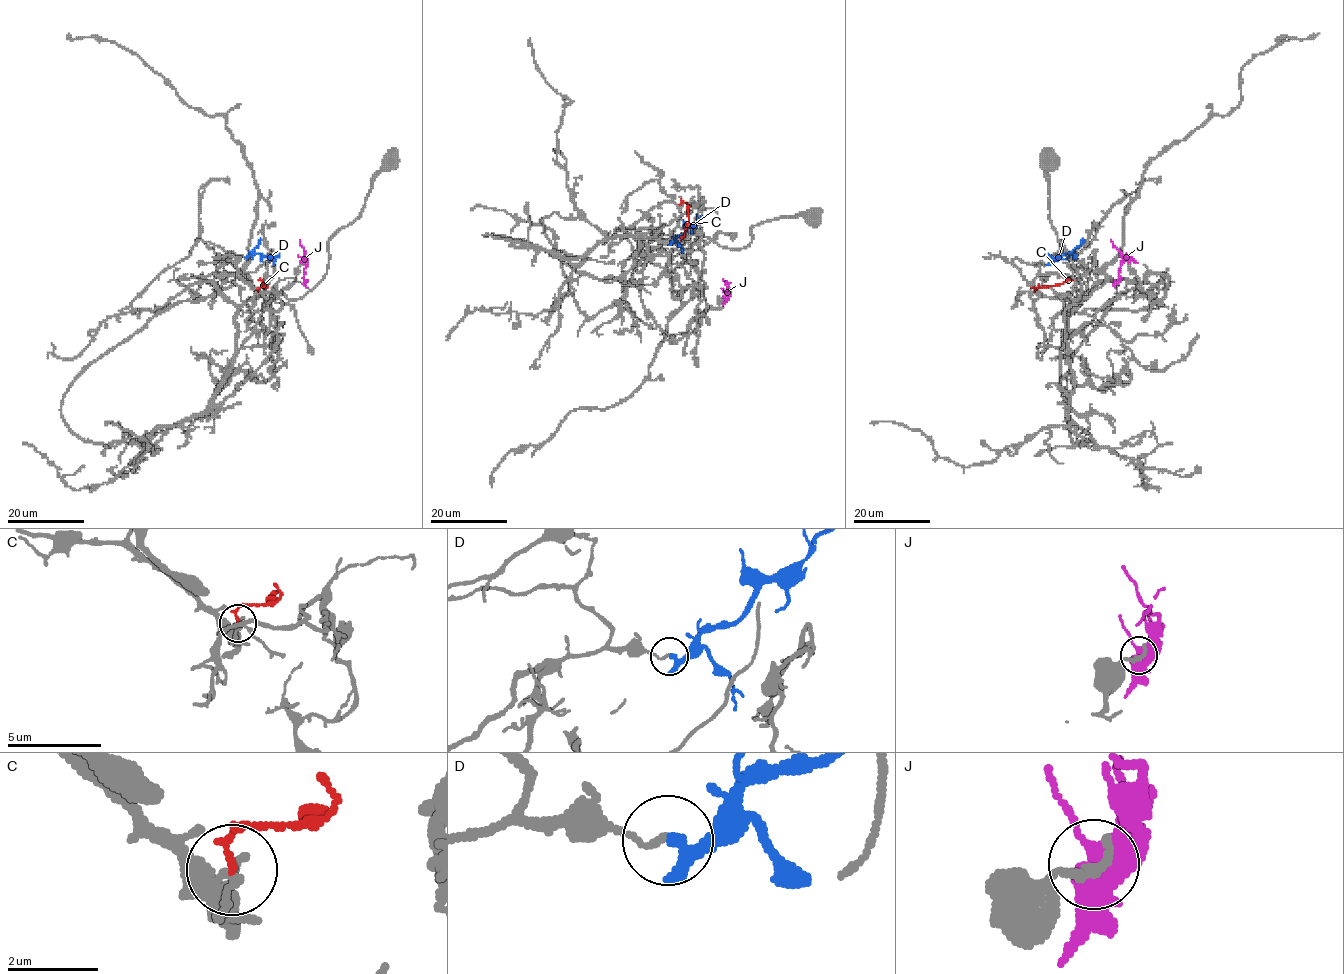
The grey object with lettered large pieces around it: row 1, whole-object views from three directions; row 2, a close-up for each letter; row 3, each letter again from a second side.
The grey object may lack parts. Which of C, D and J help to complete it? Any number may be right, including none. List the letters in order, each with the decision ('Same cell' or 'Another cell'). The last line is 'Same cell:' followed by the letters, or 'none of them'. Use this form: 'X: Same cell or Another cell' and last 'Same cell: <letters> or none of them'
C: Another cell
D: Another cell
J: Another cell
Same cell: none of them

